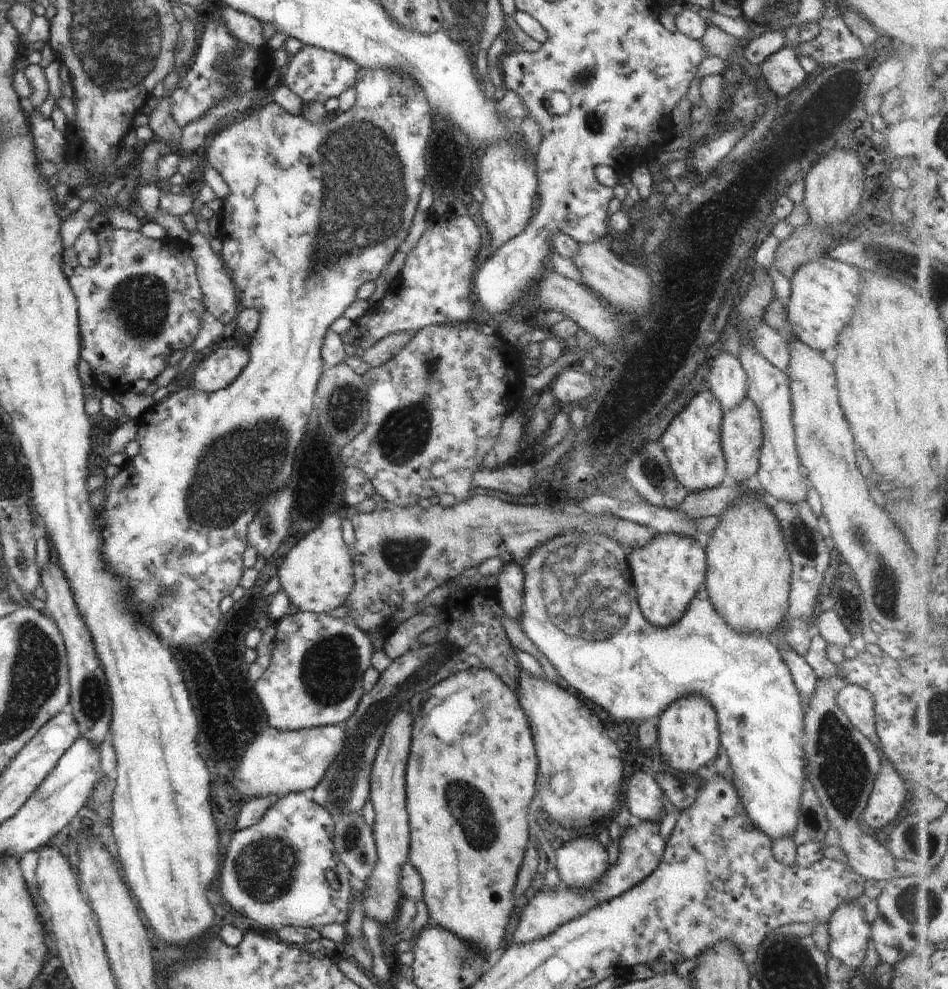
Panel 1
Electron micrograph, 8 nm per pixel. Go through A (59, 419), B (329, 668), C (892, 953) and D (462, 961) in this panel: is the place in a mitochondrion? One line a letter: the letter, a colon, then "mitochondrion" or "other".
A: other
B: mitochondrion
C: other
D: mitochondrion

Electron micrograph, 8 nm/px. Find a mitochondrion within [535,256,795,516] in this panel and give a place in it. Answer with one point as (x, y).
(652, 469)

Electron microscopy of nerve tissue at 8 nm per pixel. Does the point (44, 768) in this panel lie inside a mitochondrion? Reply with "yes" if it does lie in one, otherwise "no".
no

